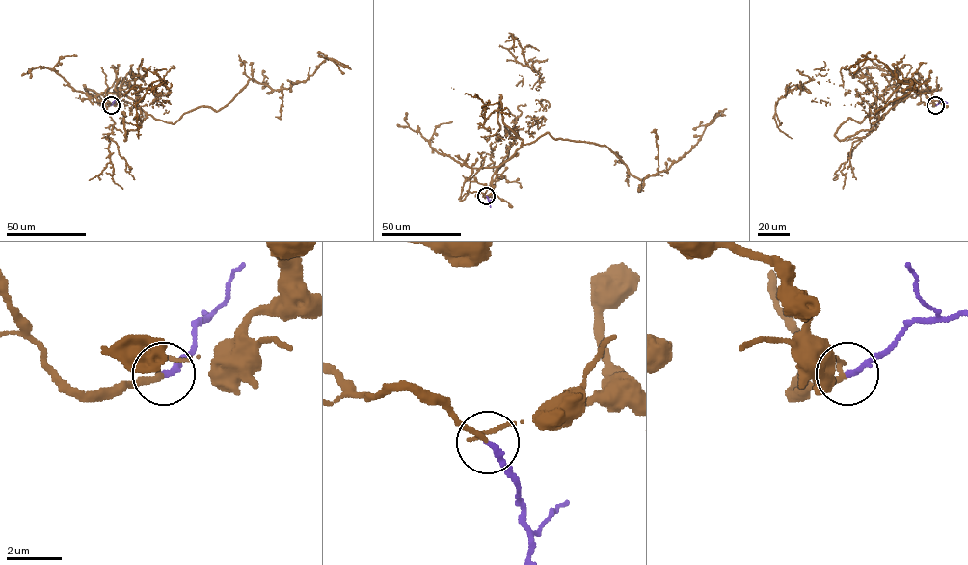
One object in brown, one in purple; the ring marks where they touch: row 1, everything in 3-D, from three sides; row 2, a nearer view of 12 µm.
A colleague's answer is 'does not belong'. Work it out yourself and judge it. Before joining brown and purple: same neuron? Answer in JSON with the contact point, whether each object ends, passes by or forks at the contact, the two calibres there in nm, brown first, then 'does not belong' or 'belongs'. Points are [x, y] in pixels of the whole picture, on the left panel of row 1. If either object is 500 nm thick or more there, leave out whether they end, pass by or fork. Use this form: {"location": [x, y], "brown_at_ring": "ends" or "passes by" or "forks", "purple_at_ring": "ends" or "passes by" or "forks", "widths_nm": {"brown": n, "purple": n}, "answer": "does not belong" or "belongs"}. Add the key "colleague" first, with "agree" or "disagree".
{"colleague": "disagree", "location": [111, 105], "brown_at_ring": "passes by", "purple_at_ring": "ends", "widths_nm": {"brown": 150, "purple": 190}, "answer": "belongs"}

